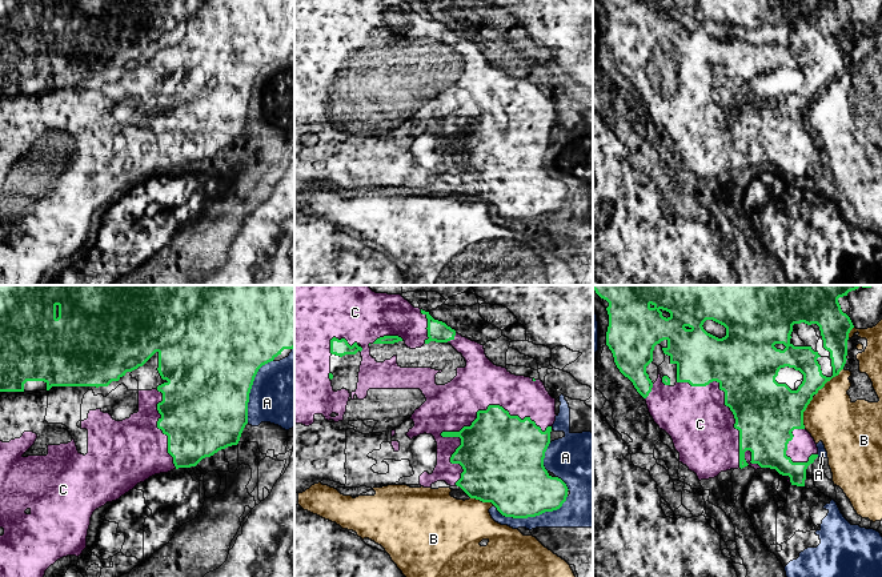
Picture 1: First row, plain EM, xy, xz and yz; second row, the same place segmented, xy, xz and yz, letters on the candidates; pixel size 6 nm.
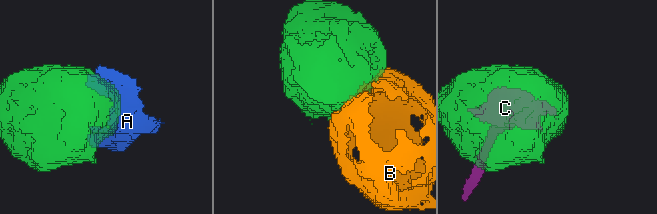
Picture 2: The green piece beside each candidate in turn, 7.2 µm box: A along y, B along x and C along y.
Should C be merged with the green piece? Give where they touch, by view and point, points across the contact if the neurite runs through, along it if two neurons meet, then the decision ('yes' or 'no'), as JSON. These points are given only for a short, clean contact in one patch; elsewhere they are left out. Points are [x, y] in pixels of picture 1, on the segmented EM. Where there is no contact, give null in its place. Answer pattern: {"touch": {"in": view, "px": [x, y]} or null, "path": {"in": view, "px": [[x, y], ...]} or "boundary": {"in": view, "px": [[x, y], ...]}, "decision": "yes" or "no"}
{"touch": {"in": "xz", "px": [464, 427]}, "decision": "yes"}

